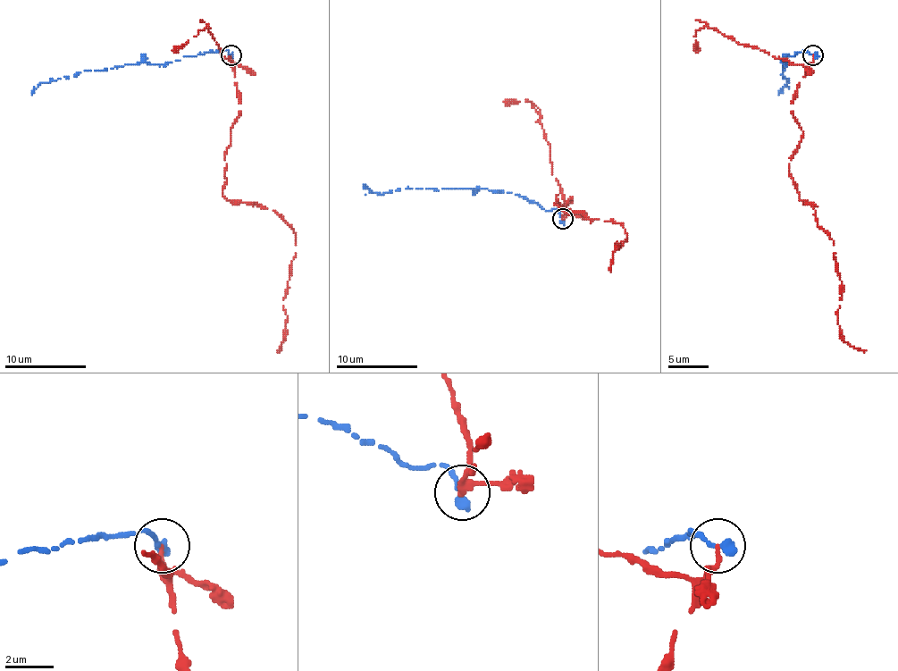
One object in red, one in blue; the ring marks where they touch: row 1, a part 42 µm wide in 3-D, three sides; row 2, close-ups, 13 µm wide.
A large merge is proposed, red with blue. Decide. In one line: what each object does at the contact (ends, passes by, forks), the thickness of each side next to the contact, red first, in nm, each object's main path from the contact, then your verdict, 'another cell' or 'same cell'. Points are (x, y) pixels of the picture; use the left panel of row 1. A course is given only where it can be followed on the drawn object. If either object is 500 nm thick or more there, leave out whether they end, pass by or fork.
red ends there; blue ends there; 220 nm thick on the red side, 400 nm on the other; red runs (230, 54), (240, 113), (224, 154), (222, 194), (230, 202), (272, 210), (295, 235), (279, 350); blue runs (230, 54), (224, 50), (186, 56), (168, 64), (146, 62), (85, 71), (74, 77), (46, 82), (32, 95); another cell

